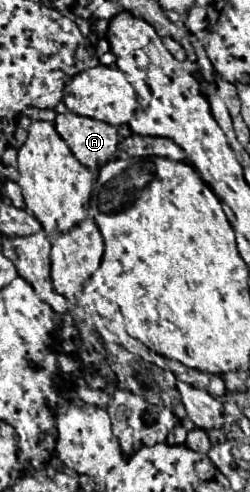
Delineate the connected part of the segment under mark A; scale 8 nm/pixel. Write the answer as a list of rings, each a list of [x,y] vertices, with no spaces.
[[[73,112],[57,114],[55,128],[65,138],[77,160],[91,170],[99,170],[123,148],[119,130],[113,124],[95,118],[77,116]]]

